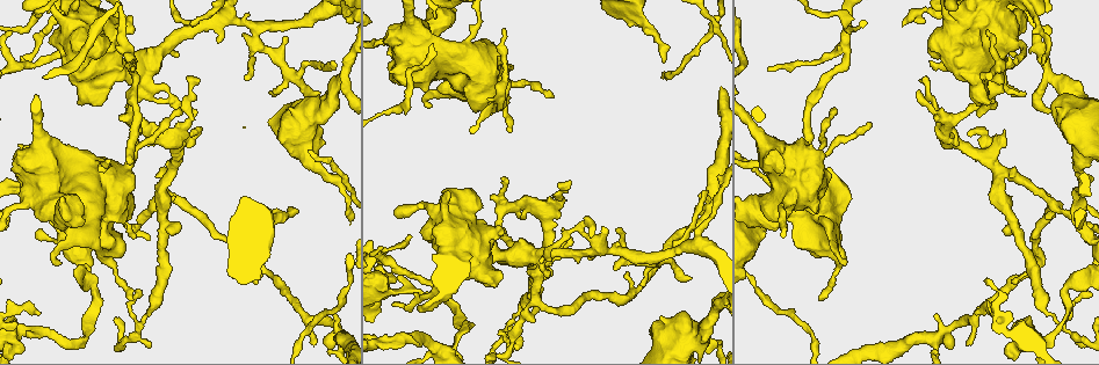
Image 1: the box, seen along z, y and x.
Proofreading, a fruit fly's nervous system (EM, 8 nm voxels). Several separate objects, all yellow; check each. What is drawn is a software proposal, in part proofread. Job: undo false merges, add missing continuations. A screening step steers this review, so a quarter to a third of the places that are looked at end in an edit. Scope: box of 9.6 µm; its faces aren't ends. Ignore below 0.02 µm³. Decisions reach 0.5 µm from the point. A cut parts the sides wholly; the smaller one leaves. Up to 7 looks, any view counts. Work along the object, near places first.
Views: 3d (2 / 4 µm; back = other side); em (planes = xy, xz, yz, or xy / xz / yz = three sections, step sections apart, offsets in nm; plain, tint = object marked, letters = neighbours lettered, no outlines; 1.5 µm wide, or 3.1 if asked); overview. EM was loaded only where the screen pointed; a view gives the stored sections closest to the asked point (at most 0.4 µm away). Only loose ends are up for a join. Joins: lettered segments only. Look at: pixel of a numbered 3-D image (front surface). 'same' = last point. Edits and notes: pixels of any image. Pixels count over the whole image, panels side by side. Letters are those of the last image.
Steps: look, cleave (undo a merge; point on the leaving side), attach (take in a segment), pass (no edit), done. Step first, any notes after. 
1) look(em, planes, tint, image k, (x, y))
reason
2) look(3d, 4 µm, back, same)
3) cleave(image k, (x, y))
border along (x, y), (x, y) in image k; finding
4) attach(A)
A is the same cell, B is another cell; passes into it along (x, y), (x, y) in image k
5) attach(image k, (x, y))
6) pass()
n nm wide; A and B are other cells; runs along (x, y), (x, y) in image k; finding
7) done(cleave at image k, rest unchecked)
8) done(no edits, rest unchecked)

look(3d, 4 µm, image 1, (137, 154))
three arms meet

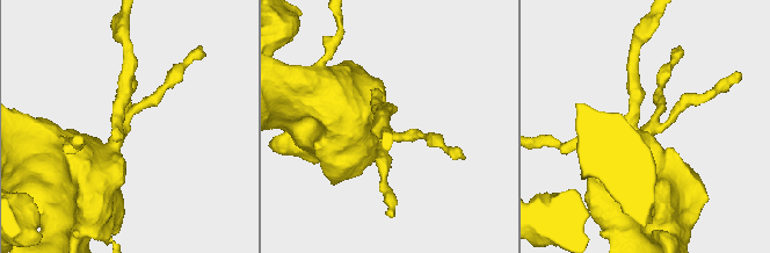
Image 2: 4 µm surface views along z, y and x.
look(em, xz, step 4, tint, image 2, (653, 124))
need the tissue

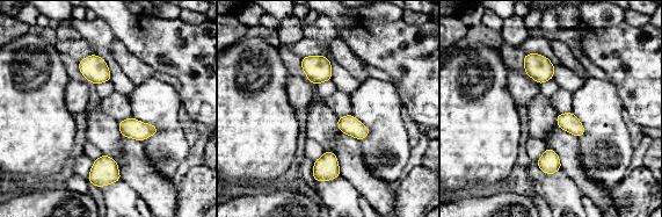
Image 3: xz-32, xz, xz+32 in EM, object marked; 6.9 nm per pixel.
look(em, planes, letters, same)

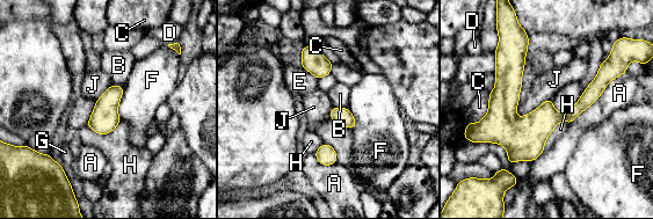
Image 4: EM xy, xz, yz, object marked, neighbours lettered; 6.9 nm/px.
pass()
A, B, C, D, E, F, G, H and J are other cells; runs along (611, 75), (568, 116), (485, 128) in image 4; continuous, no second neuron

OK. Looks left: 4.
look(3d, 2 µm, image 1, (128, 52))
a fork

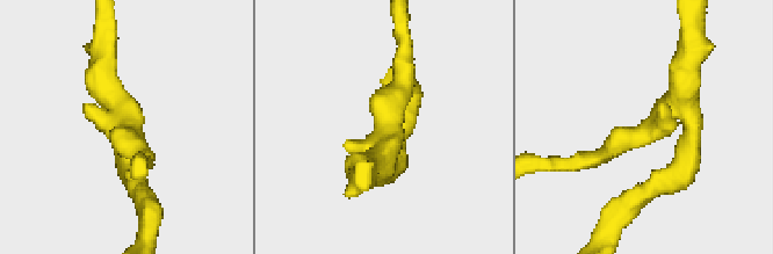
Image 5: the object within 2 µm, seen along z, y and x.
look(em, planes, letters, image 5, (121, 119))
3 arms; arms of 170, 190, 200 nm; need the tissue

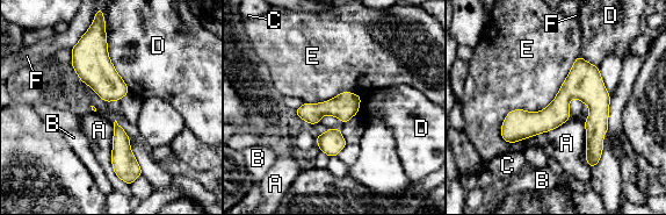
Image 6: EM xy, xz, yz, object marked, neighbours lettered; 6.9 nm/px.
pass()
E touches over 800 nm; A, B, C, D, E and F are other cells; runs along (579, 61), (595, 97), (592, 163) in image 6; all the same neuron

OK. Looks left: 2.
look(em, planes, tint, image 1, (318, 91))
branch stops here

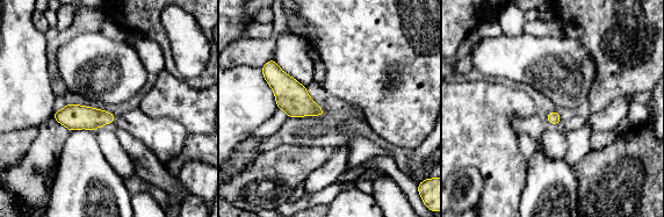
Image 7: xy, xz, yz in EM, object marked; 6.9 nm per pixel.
look(em, planes, letters, same)

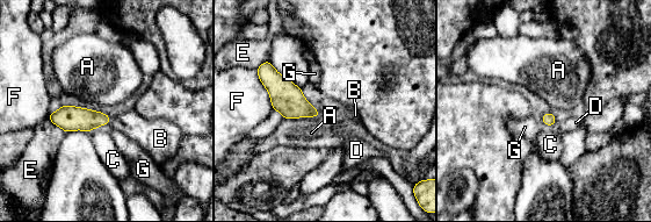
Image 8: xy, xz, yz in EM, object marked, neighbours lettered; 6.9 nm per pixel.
attach(B)
B is the same cell, A, C, D, E, F and G are other cells; passes into it along (73, 117), (109, 120), (143, 131) in image 8; the neuron continues

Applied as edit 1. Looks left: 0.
done(attach at image 8, rest unchecked)

